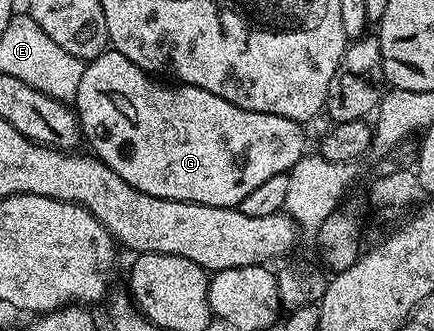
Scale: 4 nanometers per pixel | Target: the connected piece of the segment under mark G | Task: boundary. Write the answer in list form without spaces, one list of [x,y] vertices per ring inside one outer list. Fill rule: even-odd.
[[[108,48],[95,58],[93,67],[85,69],[73,102],[82,136],[86,144],[87,141],[91,144],[90,152],[117,171],[125,183],[137,187],[137,191],[145,191],[145,195],[234,209],[260,183],[273,179],[273,175],[290,173],[308,152],[300,122],[242,109],[201,87],[182,83],[158,85],[155,81],[158,80],[146,69],[125,59],[116,49]]]

